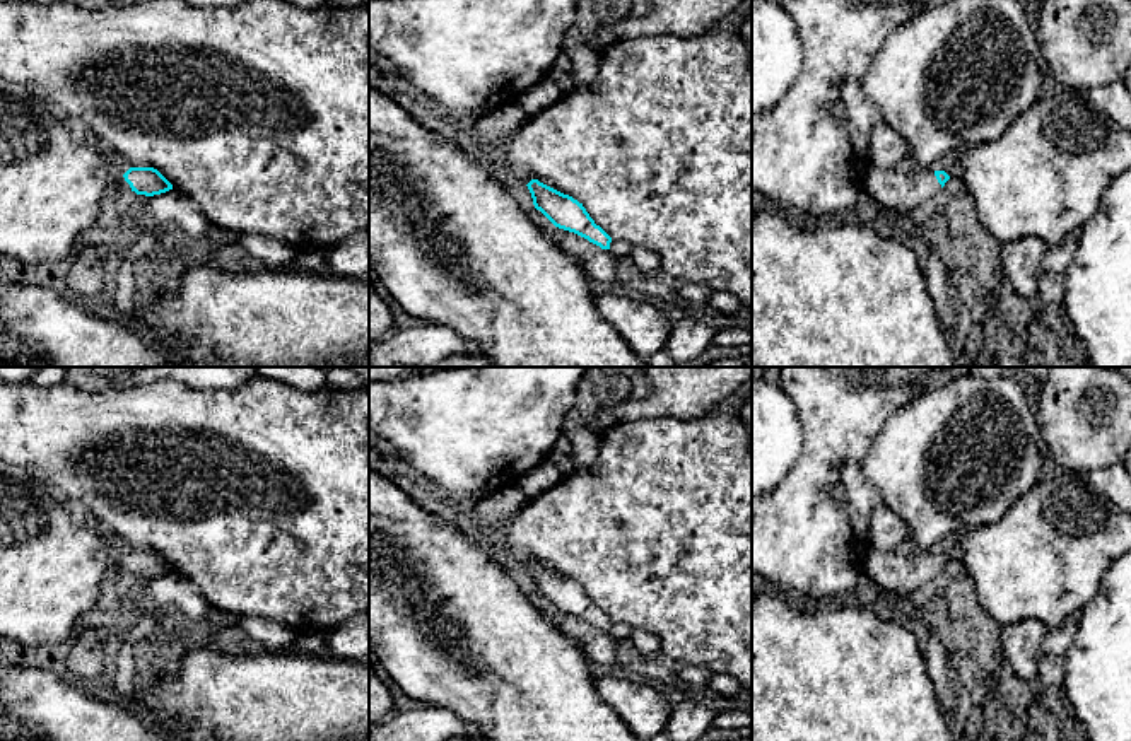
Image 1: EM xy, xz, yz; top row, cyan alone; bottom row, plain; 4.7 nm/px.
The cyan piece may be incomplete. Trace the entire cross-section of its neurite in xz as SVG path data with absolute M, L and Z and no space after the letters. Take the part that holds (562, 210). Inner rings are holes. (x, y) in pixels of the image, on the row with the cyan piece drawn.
M531 179L526 186L531 193L535 208L555 227L574 232L601 249L610 249L612 237L595 224L583 203L538 179Z

